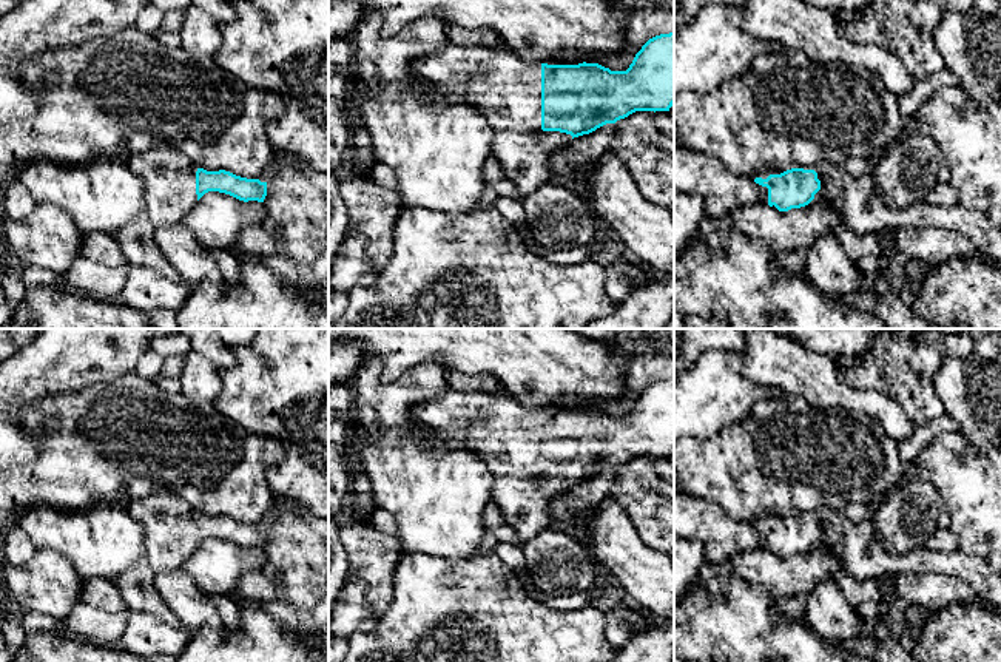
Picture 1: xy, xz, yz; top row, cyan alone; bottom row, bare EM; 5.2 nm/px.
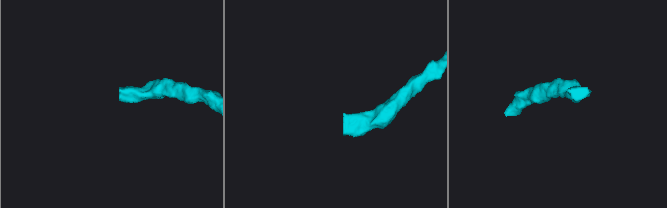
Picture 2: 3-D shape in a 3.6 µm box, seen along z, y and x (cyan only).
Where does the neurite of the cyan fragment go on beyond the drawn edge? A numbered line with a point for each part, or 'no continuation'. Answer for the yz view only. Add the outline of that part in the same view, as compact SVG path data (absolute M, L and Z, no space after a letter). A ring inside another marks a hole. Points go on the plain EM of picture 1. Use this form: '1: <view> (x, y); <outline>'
1: yz (859, 545); M828 506L804 515L814 515L821 526L821 535L810 549L833 551L841 559L841 571L845 574L858 579L879 579L887 574L944 574L964 580L981 600L1001 610L1001 574L979 556L929 549L890 554L873 520L851 522L844 511Z

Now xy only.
1: xy (168, 522); M151 495L126 505L145 532L145 557L154 572L174 571L197 549L197 511L177 495Z

